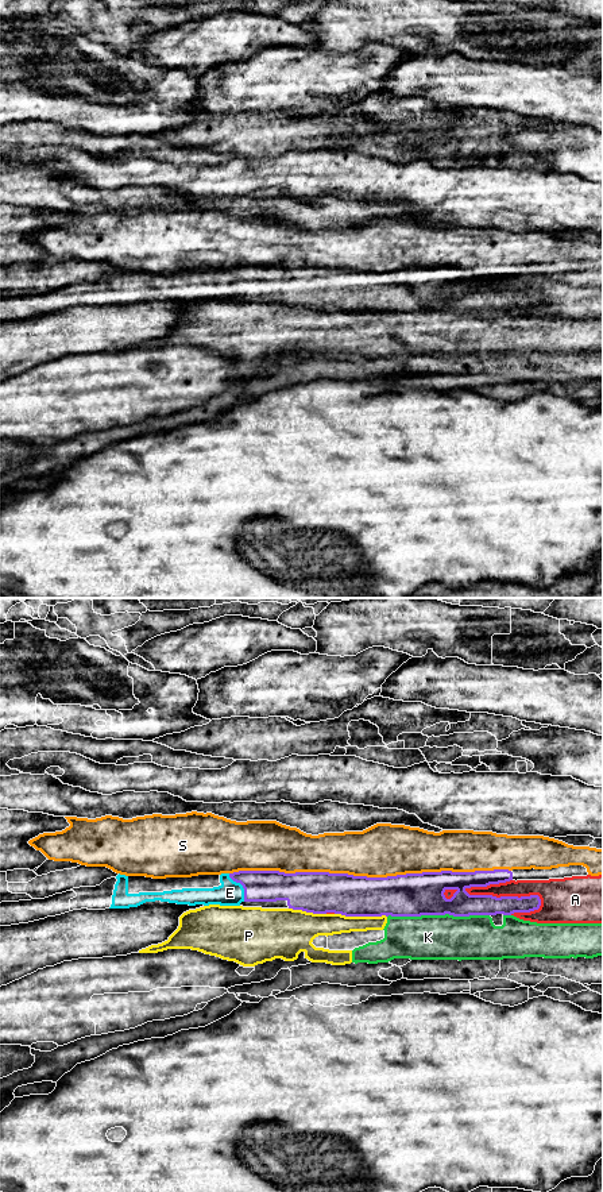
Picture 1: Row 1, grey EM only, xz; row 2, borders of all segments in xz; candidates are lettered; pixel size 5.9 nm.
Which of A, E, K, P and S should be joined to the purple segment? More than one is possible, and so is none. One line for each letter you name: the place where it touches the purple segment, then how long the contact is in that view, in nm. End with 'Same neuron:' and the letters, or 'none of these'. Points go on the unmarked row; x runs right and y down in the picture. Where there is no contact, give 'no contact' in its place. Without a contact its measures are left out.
E: meets purple in xz at (242, 280); contact 190 nm long
Same neuron: E

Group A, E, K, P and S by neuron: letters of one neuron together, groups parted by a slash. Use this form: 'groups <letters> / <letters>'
groups A / E / K P / S

